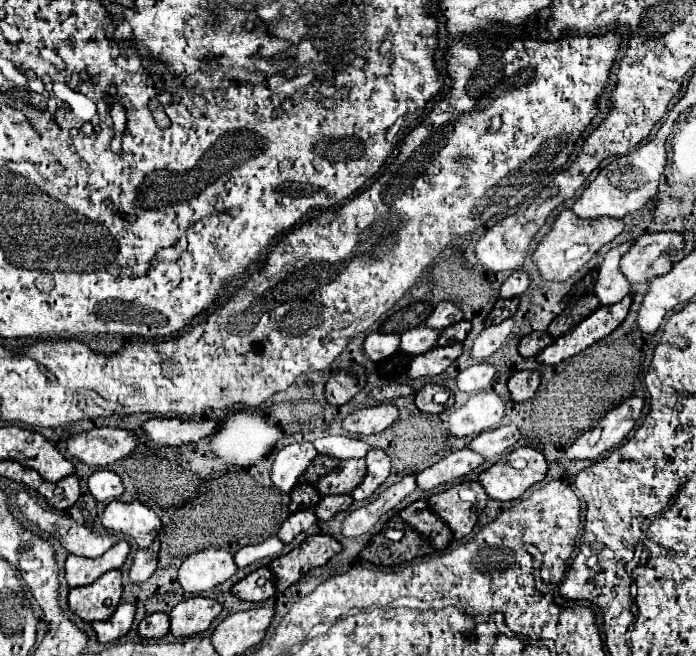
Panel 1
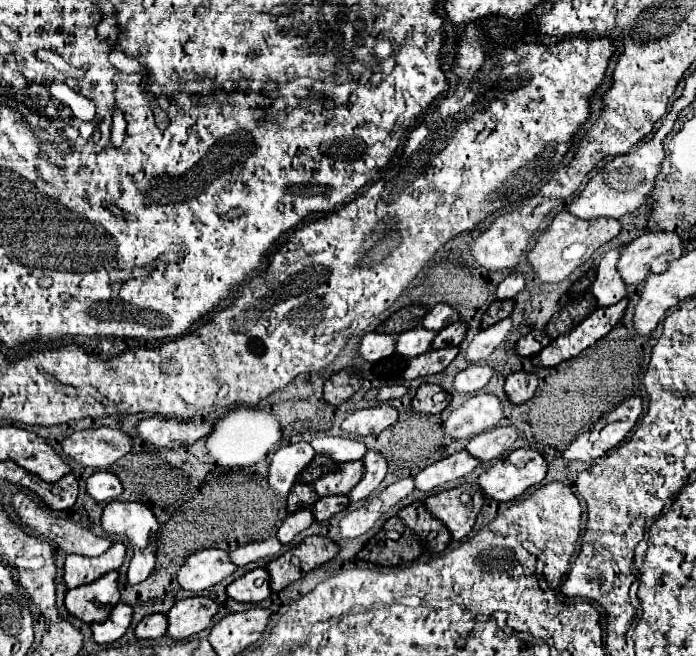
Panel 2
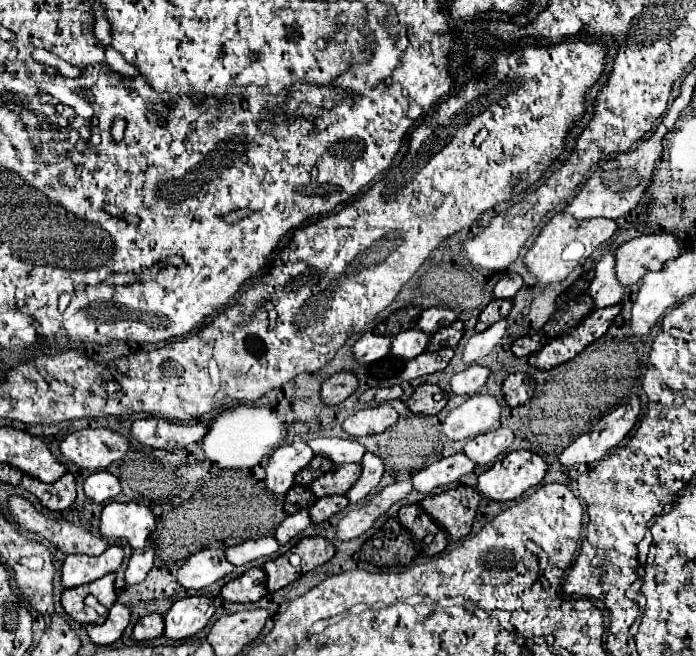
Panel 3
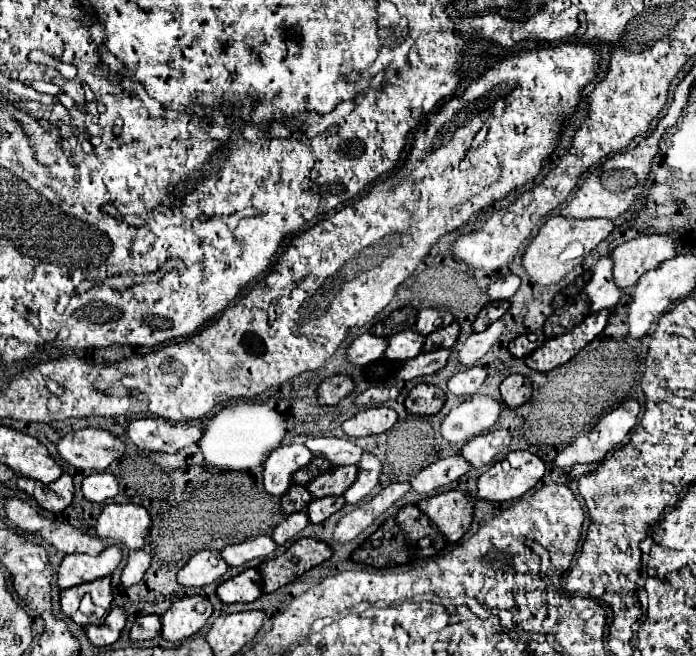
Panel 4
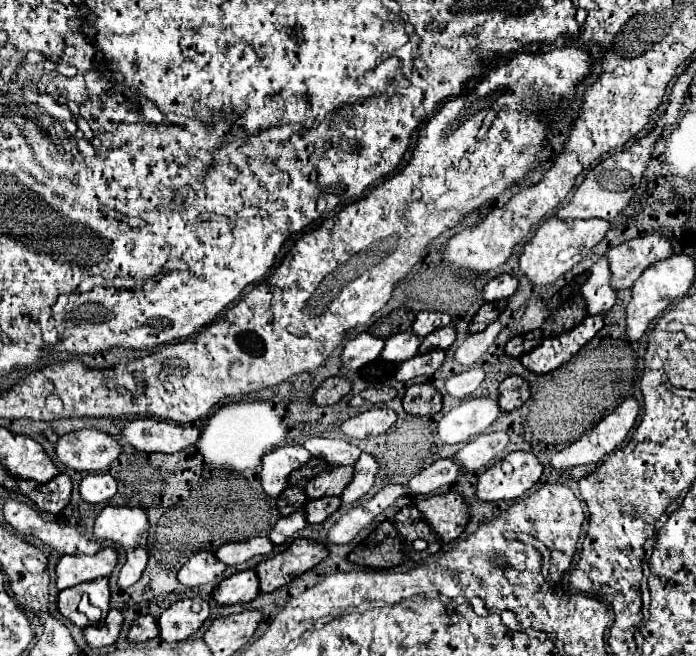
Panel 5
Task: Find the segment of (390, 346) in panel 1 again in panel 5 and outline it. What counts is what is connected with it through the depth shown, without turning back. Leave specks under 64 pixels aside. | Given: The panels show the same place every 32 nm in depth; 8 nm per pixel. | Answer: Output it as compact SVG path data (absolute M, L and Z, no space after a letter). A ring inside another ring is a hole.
M358 334L356 338L348 340L342 350L342 366L346 370L362 368L370 362L374 362L384 348L382 338L374 338L370 334Z

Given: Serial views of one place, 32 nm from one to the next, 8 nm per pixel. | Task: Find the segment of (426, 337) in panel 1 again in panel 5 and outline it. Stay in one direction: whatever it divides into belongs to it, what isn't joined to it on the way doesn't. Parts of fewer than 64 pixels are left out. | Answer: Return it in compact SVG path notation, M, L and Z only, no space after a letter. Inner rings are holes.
M412 332L394 334L386 340L386 346L384 346L380 358L386 362L404 362L404 360L416 356L420 344L422 344L422 338L414 336Z

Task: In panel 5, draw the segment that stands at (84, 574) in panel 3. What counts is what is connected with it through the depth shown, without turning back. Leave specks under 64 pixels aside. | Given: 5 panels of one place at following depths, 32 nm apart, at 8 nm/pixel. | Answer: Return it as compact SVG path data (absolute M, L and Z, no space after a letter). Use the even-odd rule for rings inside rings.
M102 548L92 556L62 556L56 564L56 588L66 590L100 576L108 576L116 566L116 558L118 554L114 548Z

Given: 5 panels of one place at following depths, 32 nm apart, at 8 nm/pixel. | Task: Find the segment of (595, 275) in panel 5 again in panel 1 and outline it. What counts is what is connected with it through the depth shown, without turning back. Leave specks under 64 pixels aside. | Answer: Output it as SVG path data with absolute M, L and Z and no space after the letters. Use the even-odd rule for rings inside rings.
M630 242L612 248L600 264L600 272L598 272L598 280L596 280L596 296L598 296L600 304L604 304L604 306L620 302L630 292L630 284L618 268L618 262L628 248L630 248Z

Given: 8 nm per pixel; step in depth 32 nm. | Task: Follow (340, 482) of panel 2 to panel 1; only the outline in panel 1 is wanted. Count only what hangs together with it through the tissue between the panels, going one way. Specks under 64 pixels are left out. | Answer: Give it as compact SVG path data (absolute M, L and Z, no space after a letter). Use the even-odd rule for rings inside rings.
M344 460L342 464L338 464L338 470L332 470L316 484L316 490L322 496L350 494L360 484L364 474L366 474L364 460Z

